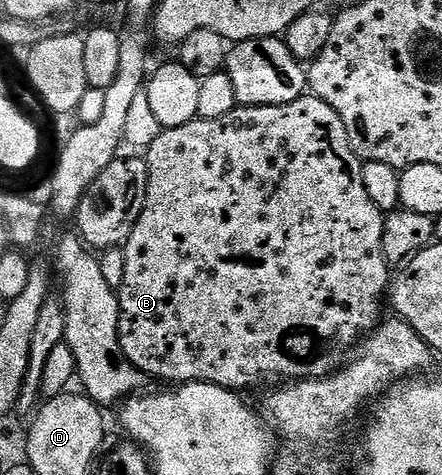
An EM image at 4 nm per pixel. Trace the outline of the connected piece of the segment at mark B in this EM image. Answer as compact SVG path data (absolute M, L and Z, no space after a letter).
M313 94L277 106L236 106L225 118L196 118L185 126L162 129L146 149L145 159L147 197L127 243L122 245L125 282L117 290L119 341L125 358L148 378L172 380L170 383L175 386L220 384L232 390L255 388L258 384L275 386L292 380L317 380L338 372L356 345L380 323L393 272L383 253L384 213L373 206L365 191L361 179L363 161L349 146L349 134L345 134L345 122L341 122L337 110Z

